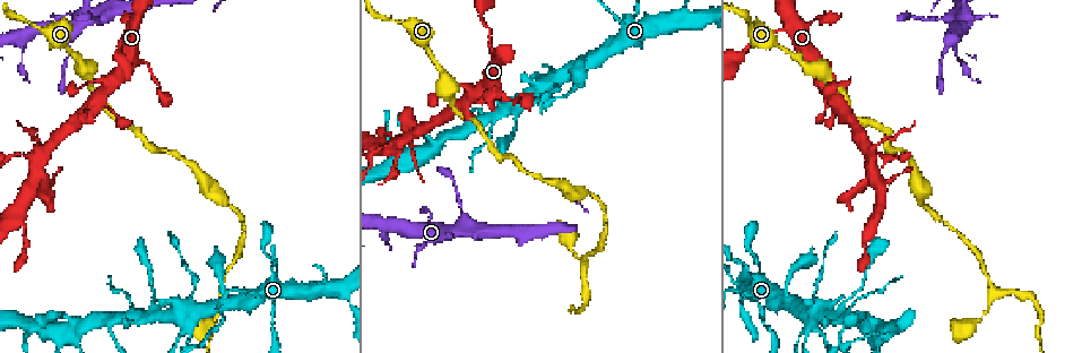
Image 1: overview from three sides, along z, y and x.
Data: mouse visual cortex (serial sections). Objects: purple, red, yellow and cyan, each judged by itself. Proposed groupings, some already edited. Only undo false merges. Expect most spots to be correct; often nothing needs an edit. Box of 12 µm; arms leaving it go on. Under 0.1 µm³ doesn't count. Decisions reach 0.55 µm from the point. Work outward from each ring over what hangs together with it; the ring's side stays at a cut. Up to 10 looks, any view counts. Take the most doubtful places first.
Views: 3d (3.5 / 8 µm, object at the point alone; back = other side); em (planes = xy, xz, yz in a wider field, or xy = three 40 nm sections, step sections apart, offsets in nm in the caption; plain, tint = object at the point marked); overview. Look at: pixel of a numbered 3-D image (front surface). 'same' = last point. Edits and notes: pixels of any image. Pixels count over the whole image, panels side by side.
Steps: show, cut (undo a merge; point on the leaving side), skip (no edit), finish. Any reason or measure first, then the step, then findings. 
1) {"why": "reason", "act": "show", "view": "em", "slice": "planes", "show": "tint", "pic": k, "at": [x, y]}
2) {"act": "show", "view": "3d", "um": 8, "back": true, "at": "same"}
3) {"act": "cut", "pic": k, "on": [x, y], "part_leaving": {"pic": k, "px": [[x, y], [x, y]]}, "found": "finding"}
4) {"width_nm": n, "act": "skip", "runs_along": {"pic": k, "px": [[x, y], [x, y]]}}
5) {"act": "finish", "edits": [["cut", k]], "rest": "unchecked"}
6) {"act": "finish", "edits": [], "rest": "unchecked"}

{"why": "arms part here", "act": "show", "view": "3d", "um": 3.5, "pic": 1, "at": [993, 287]}

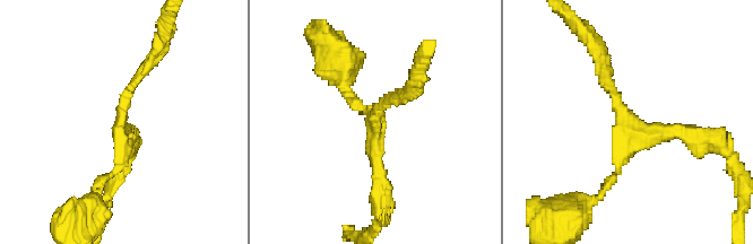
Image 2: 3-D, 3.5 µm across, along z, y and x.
{"arms": 3, "arm_widths_nm": [150, 150, 200], "why": "shape alone is not enough", "act": "show", "view": "em", "slice": "xy", "step": 1, "show": "tint", "pic": 2, "at": [125, 117]}

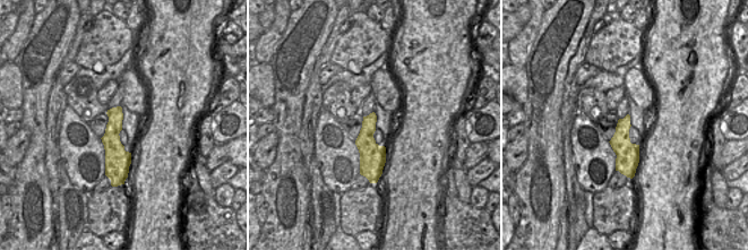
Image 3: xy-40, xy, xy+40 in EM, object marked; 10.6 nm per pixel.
{"act": "skip", "runs_along": {"pic": 2, "px": [[154, 57], [123, 98], [117, 171], [102, 181]]}, "found": "one cell here"}

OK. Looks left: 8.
{"why": "thick turns thin", "act": "show", "view": "3d", "um": 3.5, "pic": 1, "at": [435, 150]}

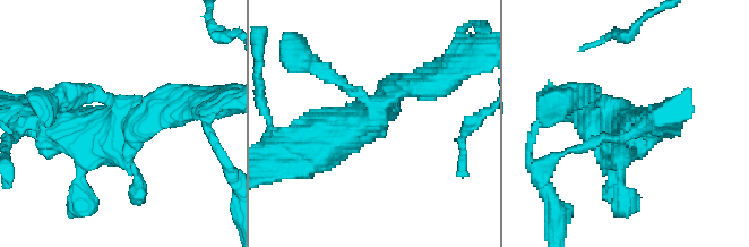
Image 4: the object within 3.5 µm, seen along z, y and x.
{"act": "show", "view": "em", "slice": "xy", "step": 5, "show": "tint", "pic": 4, "at": [118, 133]}

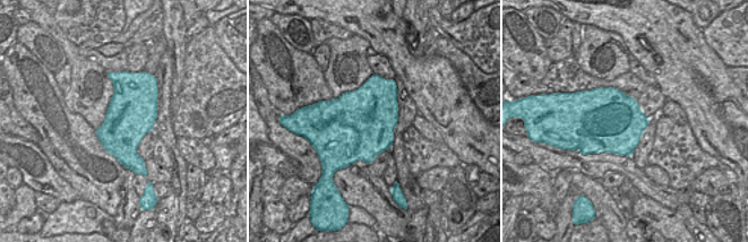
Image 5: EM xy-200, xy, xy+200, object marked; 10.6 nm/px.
{"width_nm": 750, "act": "skip", "runs_along": {"pic": 4, "px": [[424, 85], [303, 148]]}, "found": "continuous, no second cell"}

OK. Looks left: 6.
{"why": "thick turns thin", "act": "show", "view": "3d", "um": 8, "back": true, "pic": 1, "at": [155, 299]}

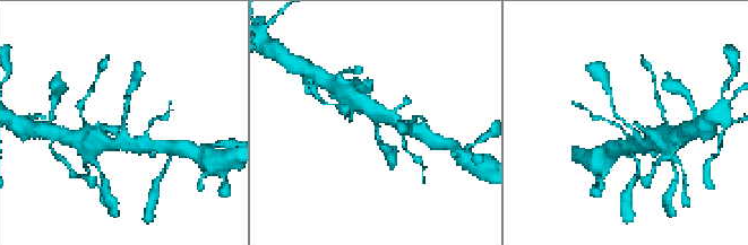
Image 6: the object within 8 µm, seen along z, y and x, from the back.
{"why": "zoom in", "act": "show", "view": "3d", "um": 3.5, "pic": 6, "at": [124, 127]}

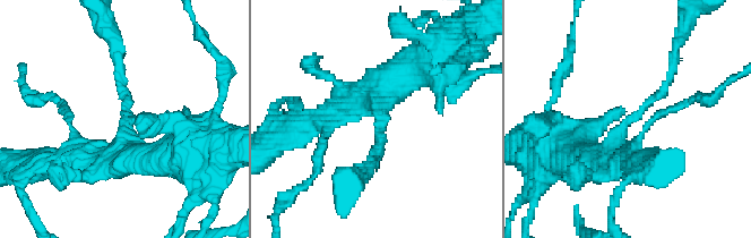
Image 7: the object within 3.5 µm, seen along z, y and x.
{"arm_widths_nm": [150, 400], "act": "skip", "found": "continuous, no second cell"}

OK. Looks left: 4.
{"why": "sudden change in width", "act": "show", "view": "em", "slice": "xy", "step": 1, "show": "tint", "pic": 1, "at": [462, 230]}

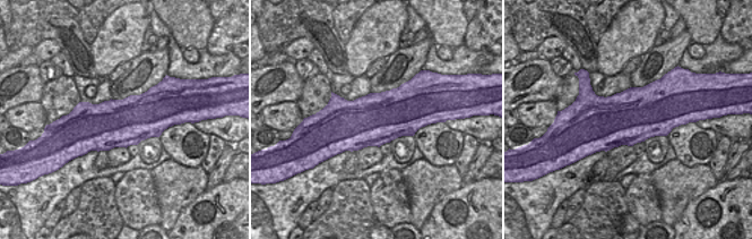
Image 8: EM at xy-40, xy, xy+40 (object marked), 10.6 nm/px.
{"why": "see where the arms go", "act": "show", "view": "3d", "um": 3.5, "at": "same"}

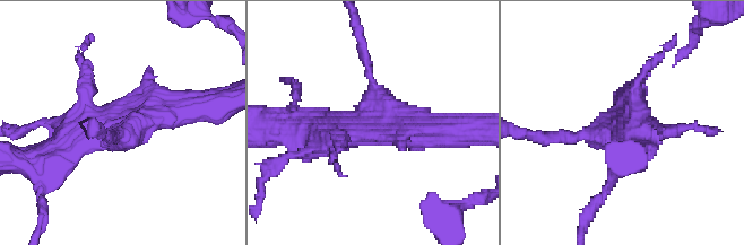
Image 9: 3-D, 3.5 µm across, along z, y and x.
{"act": "skip", "found": "all the same cell"}

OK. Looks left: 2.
{"act": "finish", "edits": [], "rest": "unchecked"}

